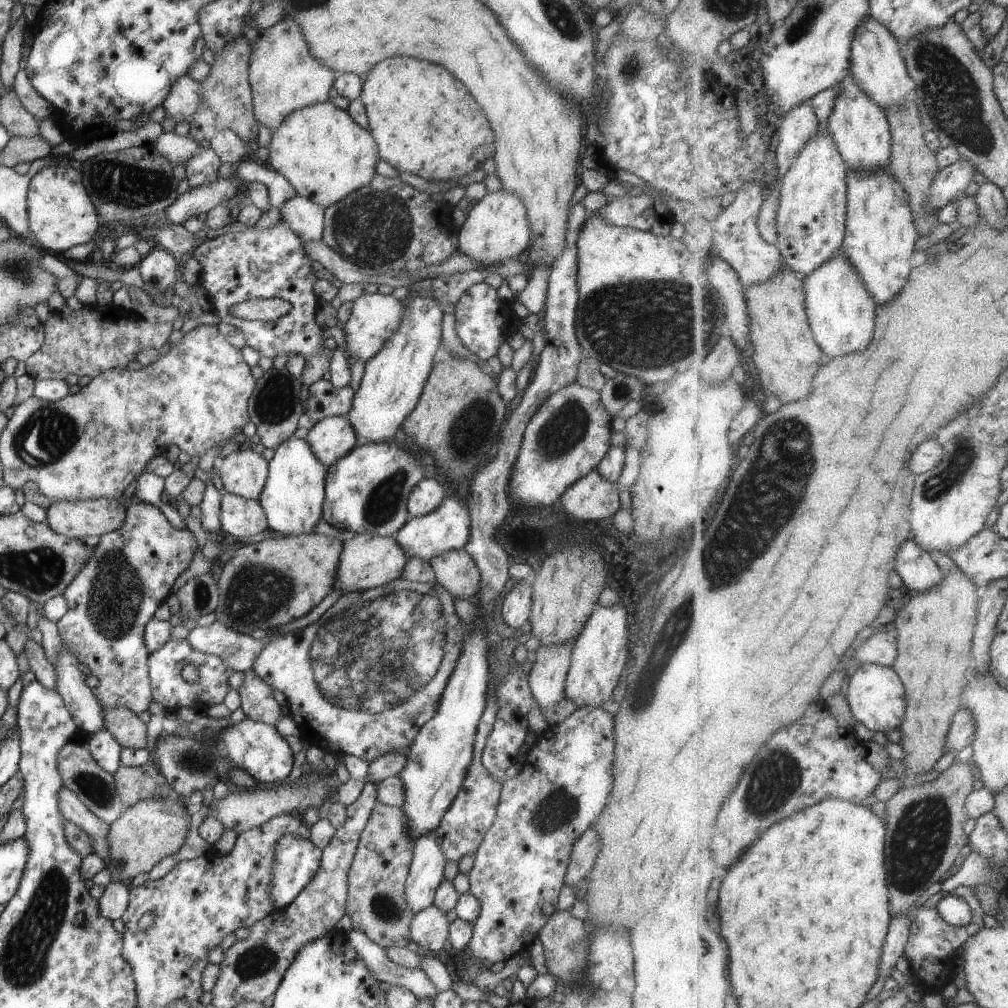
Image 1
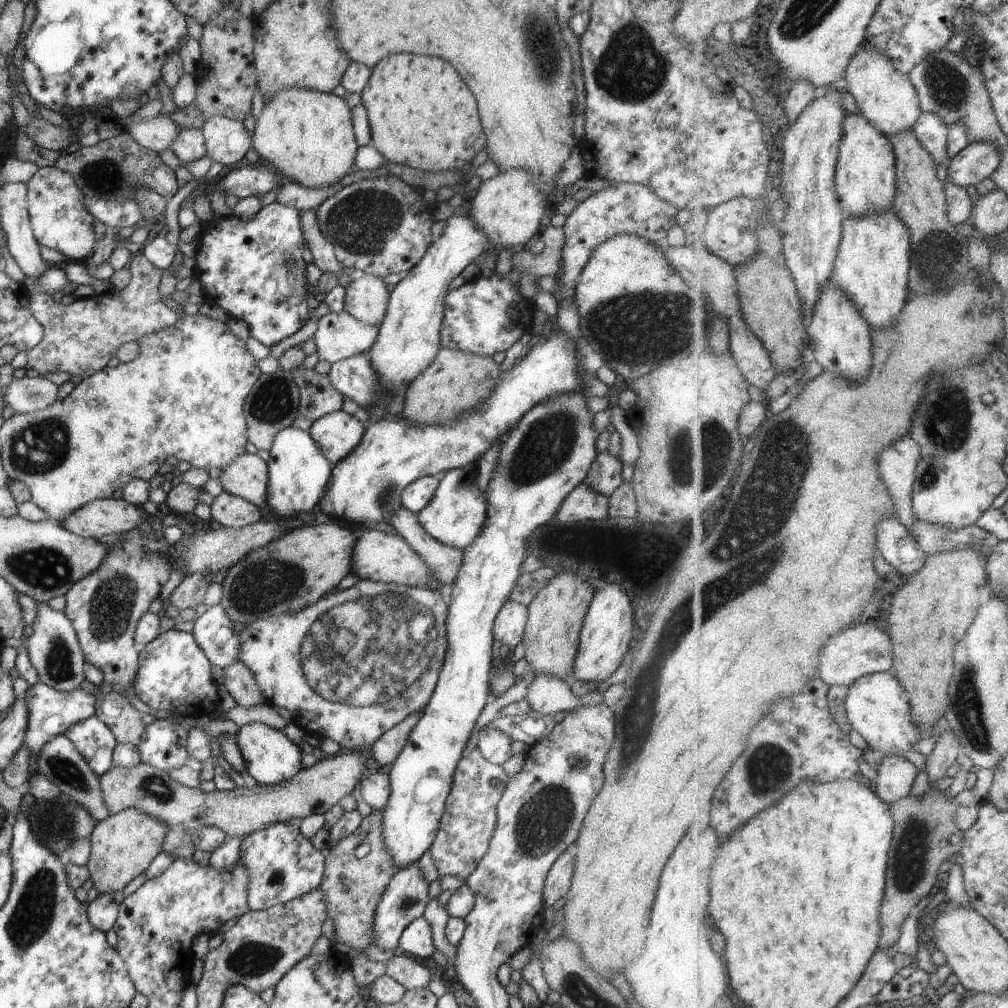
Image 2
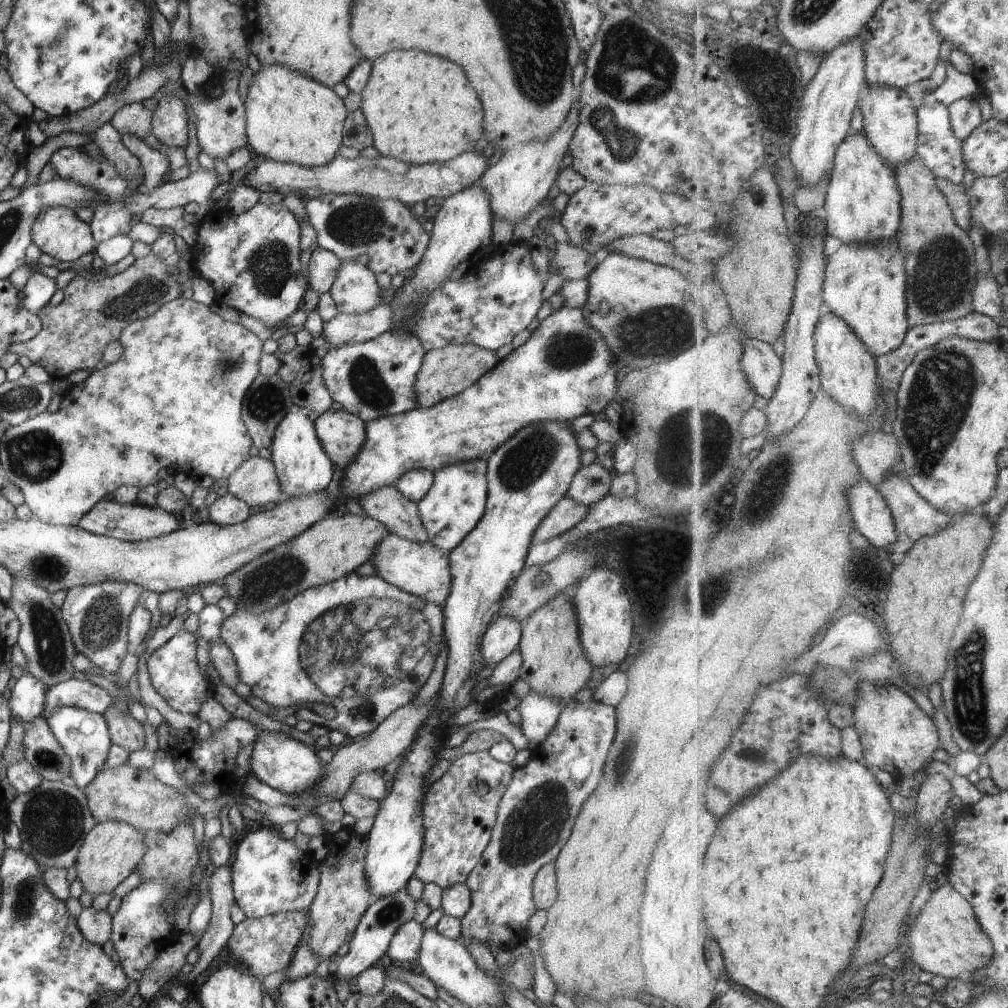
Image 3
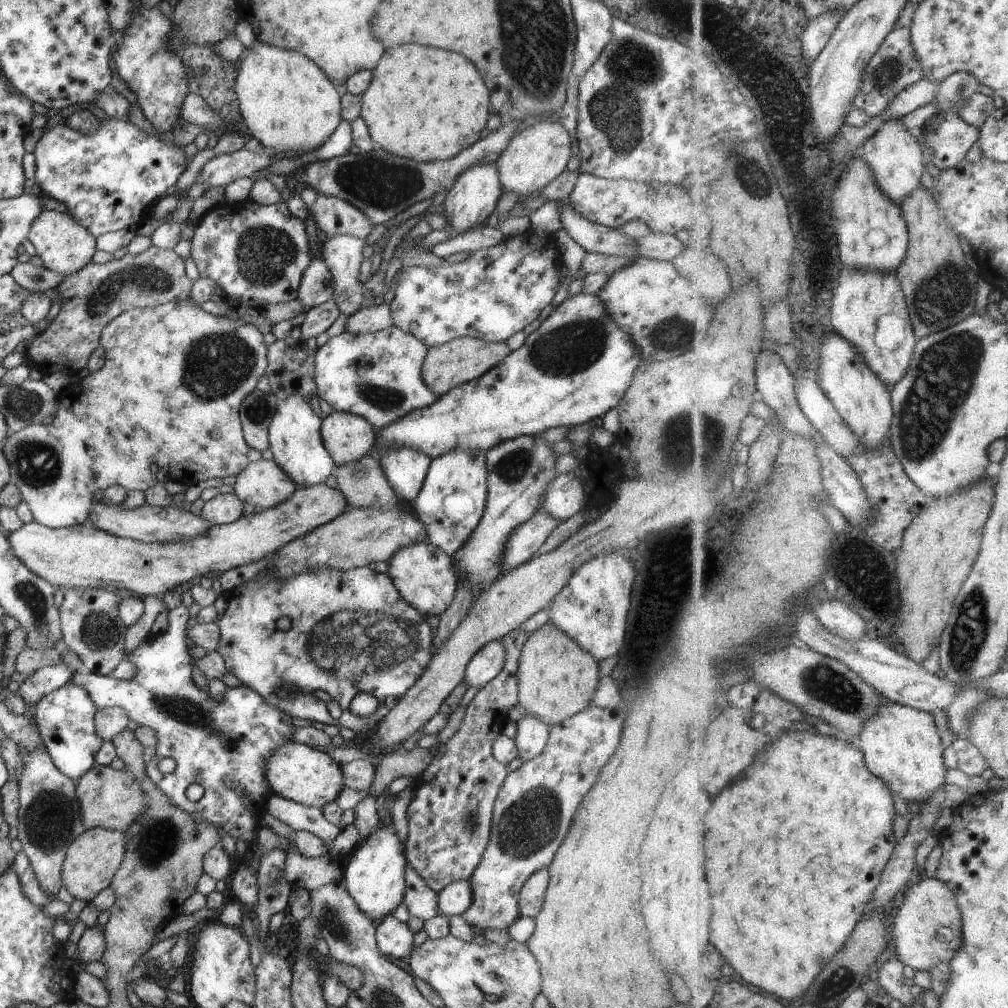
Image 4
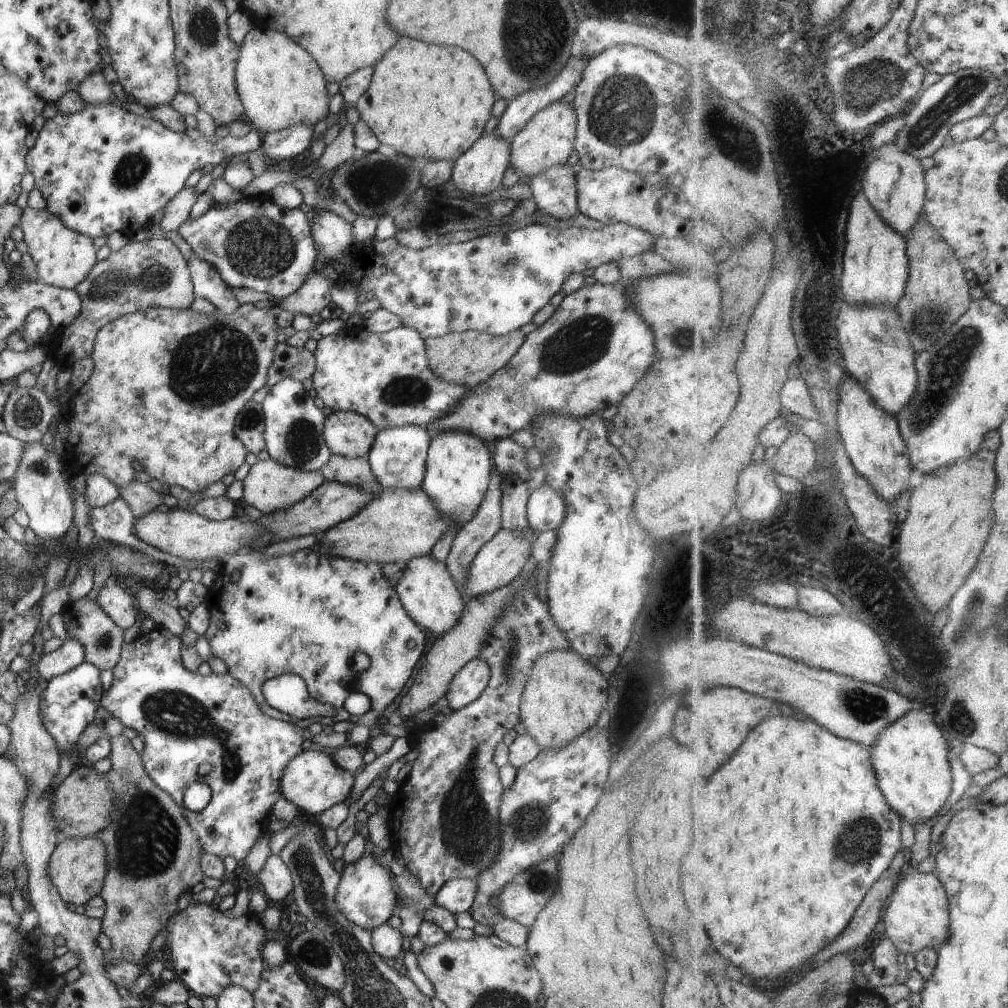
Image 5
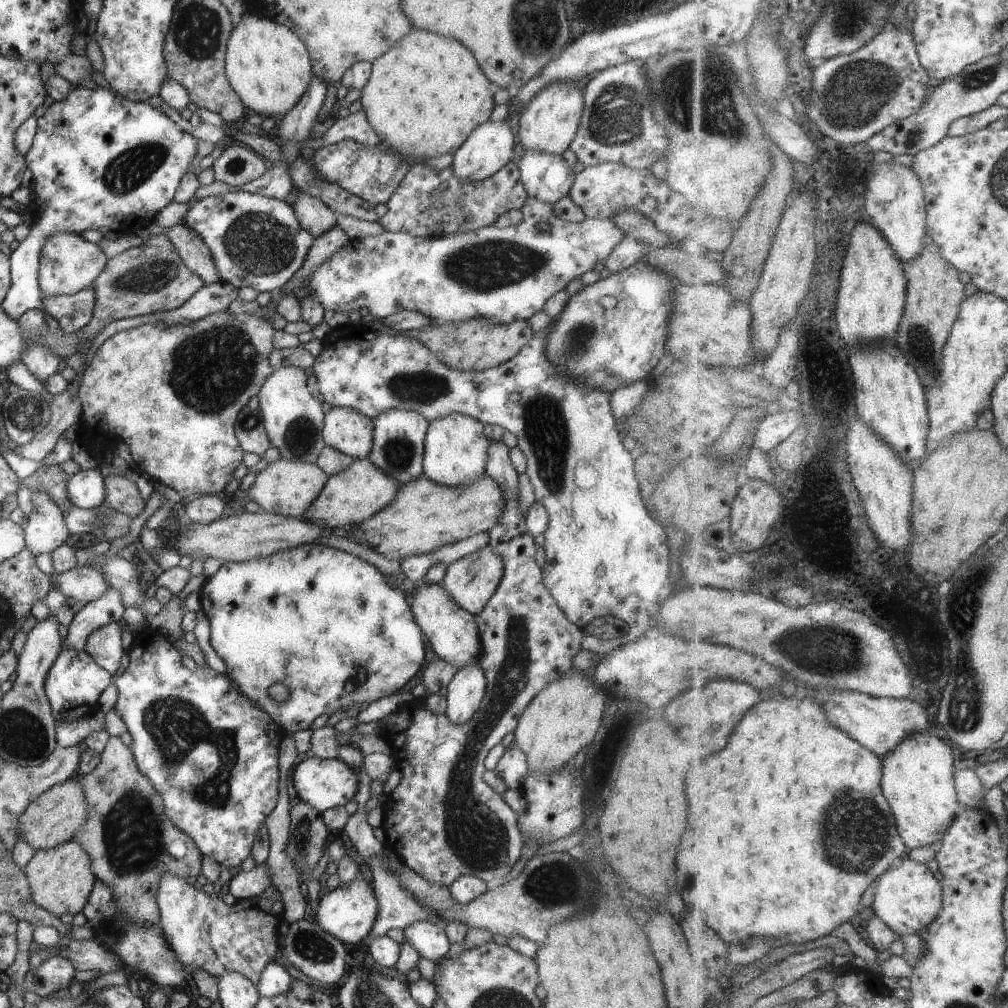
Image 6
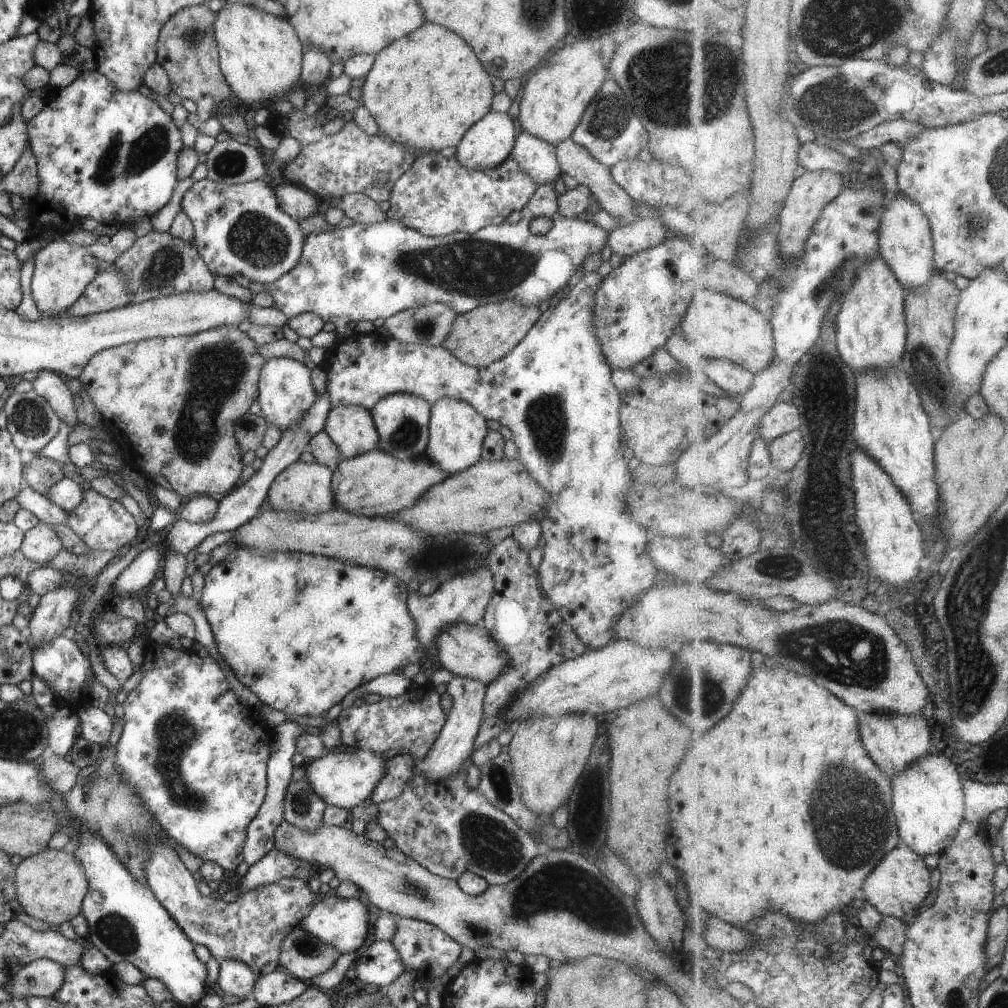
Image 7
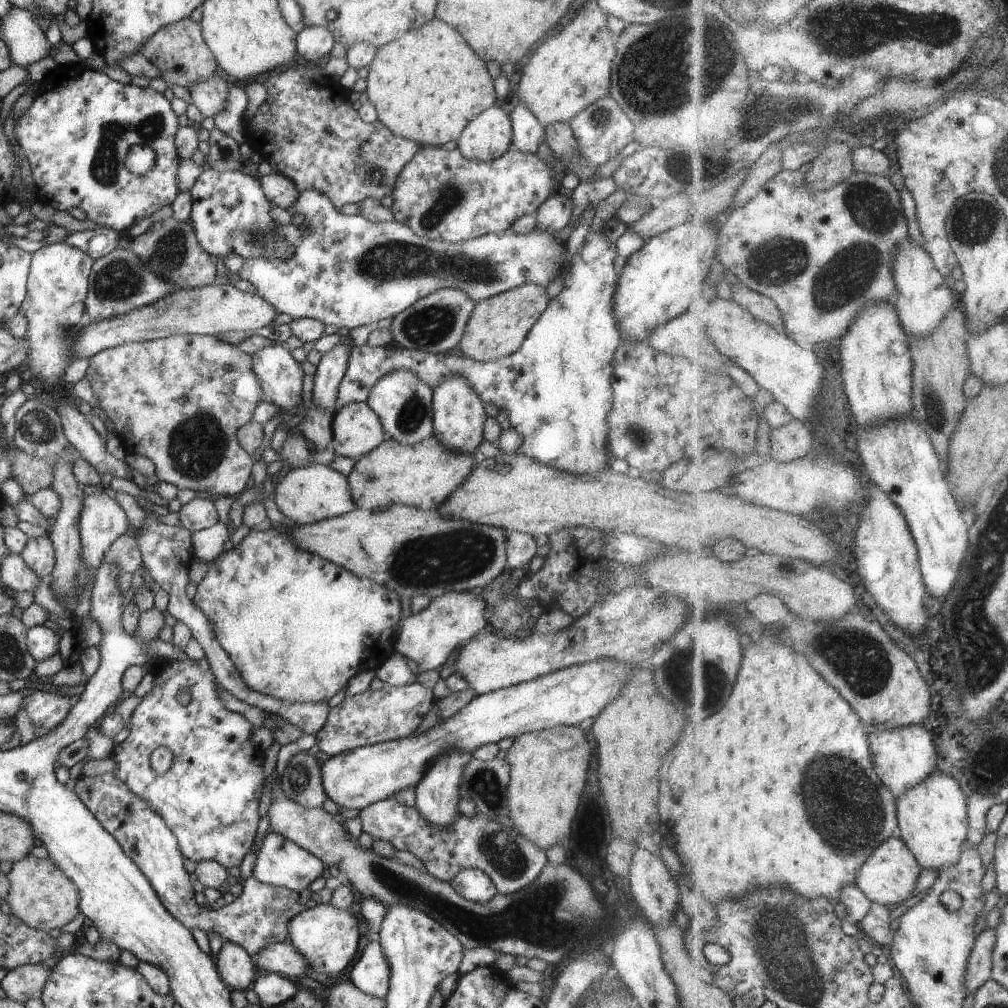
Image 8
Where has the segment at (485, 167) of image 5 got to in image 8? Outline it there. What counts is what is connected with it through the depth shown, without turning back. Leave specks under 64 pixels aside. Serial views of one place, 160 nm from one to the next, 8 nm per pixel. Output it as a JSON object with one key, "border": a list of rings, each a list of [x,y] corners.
{"border":[[[493,104],[463,128],[456,147],[466,159],[487,162],[499,158],[512,144],[512,126],[503,106]]]}

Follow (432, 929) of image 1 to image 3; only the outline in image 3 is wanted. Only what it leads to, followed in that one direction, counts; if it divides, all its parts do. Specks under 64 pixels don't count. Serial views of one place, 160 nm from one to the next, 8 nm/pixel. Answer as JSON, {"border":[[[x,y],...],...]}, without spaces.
{"border":[[[409,919],[393,933],[386,950],[388,961],[416,960],[419,954],[423,929],[420,923]]]}

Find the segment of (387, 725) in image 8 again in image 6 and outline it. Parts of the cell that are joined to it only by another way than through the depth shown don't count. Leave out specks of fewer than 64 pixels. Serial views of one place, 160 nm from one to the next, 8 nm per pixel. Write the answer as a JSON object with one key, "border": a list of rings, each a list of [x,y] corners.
{"border":[[[502,441],[500,442],[488,442],[487,446],[487,460],[485,460],[485,473],[488,476],[491,476],[499,488],[503,490],[503,510],[501,510],[501,518],[497,520],[497,524],[491,526],[491,530],[487,531],[486,534],[489,537],[489,548],[495,556],[499,556],[501,564],[503,566],[503,574],[501,574],[501,581],[495,590],[495,593],[489,598],[489,601],[485,604],[485,607],[474,616],[475,624],[477,624],[477,631],[479,634],[479,640],[481,640],[481,652],[479,652],[479,658],[477,658],[477,664],[480,667],[481,672],[485,676],[486,686],[484,688],[483,698],[479,704],[479,708],[475,710],[475,714],[471,716],[471,720],[467,720],[465,724],[451,724],[447,720],[444,714],[433,714],[431,711],[425,708],[423,704],[424,694],[416,692],[405,696],[405,699],[402,700],[399,706],[396,708],[396,711],[391,712],[377,720],[378,727],[376,732],[383,735],[383,737],[390,743],[392,748],[392,753],[394,755],[394,760],[396,763],[396,768],[401,772],[401,779],[399,784],[394,788],[393,792],[386,795],[386,800],[381,804],[381,812],[383,812],[383,820],[381,821],[380,828],[383,829],[385,835],[383,846],[386,849],[391,850],[391,852],[396,855],[405,866],[409,866],[415,874],[419,874],[421,878],[425,878],[427,882],[433,882],[433,884],[443,884],[443,886],[450,886],[453,883],[453,880],[459,875],[470,875],[483,880],[487,883],[490,880],[499,880],[504,878],[507,873],[511,870],[513,864],[517,862],[520,858],[520,848],[523,843],[523,836],[517,828],[517,815],[505,804],[503,798],[500,794],[497,794],[494,790],[489,788],[485,782],[483,782],[481,775],[485,771],[483,768],[483,760],[485,756],[489,753],[489,750],[500,744],[502,738],[513,732],[515,730],[519,718],[525,709],[525,706],[531,702],[531,698],[541,690],[545,688],[549,682],[557,680],[559,676],[565,676],[565,673],[568,673],[571,670],[571,662],[575,657],[575,654],[580,650],[581,645],[581,631],[575,627],[575,624],[572,624],[565,618],[563,612],[559,609],[559,606],[555,604],[555,600],[549,595],[549,592],[545,589],[543,584],[541,570],[535,564],[534,554],[535,554],[535,544],[533,543],[534,537],[531,534],[527,534],[525,530],[524,517],[519,514],[519,504],[518,500],[515,500],[515,494],[518,492],[518,474],[511,466],[511,462],[508,458],[508,449]]]}

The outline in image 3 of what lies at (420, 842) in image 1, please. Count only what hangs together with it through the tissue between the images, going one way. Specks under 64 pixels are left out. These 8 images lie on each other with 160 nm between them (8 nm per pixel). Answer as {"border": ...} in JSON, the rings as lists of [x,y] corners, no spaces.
{"border":[[[405,887],[397,892],[376,898],[365,909],[361,915],[352,937],[348,940],[348,951],[337,960],[337,968],[331,974],[333,980],[340,978],[351,983],[353,978],[377,960],[386,956],[386,950],[393,933],[403,924],[412,918],[415,901],[409,897]]]}

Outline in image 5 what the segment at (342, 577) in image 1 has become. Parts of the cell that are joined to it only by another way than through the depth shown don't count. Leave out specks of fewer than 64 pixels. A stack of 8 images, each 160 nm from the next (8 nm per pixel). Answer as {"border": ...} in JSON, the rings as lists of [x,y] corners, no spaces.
{"border":[[[430,553],[413,557],[405,564],[394,585],[400,603],[415,624],[439,636],[459,618],[464,607],[461,592],[451,578],[446,564],[436,561]]]}

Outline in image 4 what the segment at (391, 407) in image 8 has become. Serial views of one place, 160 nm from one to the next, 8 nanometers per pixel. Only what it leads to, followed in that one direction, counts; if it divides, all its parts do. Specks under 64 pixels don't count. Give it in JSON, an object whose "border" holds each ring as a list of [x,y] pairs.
{"border":[[[399,447],[382,453],[379,464],[390,489],[401,501],[411,504],[420,491],[430,460],[423,453]]]}

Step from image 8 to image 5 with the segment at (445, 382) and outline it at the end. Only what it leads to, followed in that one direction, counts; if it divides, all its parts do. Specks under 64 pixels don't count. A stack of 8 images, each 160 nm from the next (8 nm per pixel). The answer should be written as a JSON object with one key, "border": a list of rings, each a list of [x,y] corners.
{"border":[[[443,431],[430,440],[420,489],[431,500],[444,522],[449,524],[448,529],[430,548],[429,553],[436,561],[444,563],[454,536],[477,512],[490,482],[493,464],[489,457],[485,443],[461,431]]]}

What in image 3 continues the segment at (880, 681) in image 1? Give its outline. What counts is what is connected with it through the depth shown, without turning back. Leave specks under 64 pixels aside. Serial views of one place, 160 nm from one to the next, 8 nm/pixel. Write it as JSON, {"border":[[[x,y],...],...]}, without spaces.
{"border":[[[860,681],[858,684],[858,702],[853,712],[855,723],[853,724],[863,748],[863,761],[872,769],[881,769],[892,776],[912,775],[923,773],[923,767],[934,760],[934,752],[940,748],[937,726],[917,704],[915,700],[892,684],[884,684],[880,687],[871,685],[869,681]]]}

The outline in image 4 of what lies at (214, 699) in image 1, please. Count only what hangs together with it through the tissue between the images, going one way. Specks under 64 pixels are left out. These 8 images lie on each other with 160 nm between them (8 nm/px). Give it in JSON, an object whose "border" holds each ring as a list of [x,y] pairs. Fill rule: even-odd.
{"border":[[[183,605],[167,610],[168,628],[162,633],[150,635],[124,658],[135,665],[135,677],[131,682],[116,680],[107,675],[73,672],[67,683],[82,688],[98,708],[120,706],[127,718],[137,725],[149,726],[156,732],[155,754],[147,762],[146,775],[165,796],[181,810],[193,814],[198,820],[205,820],[216,826],[218,837],[229,834],[237,840],[242,838],[245,844],[255,837],[259,815],[265,810],[267,796],[272,794],[264,775],[266,758],[280,744],[291,740],[294,724],[292,718],[282,710],[267,704],[256,692],[245,685],[227,687],[221,702],[211,702],[208,692],[197,688],[192,679],[192,664],[188,656],[186,642],[186,622],[189,618]],[[169,757],[174,760],[172,772],[159,773],[157,762]],[[195,782],[204,789],[203,796],[197,802],[189,802],[185,797],[187,785]]]}

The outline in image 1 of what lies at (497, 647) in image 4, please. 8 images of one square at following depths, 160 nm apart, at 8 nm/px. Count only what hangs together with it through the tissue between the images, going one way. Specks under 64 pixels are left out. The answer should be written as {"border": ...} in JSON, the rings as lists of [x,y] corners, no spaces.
{"border":[[[529,580],[514,584],[503,596],[501,602],[501,618],[503,622],[519,633],[519,628],[528,620],[532,603],[532,586]]]}

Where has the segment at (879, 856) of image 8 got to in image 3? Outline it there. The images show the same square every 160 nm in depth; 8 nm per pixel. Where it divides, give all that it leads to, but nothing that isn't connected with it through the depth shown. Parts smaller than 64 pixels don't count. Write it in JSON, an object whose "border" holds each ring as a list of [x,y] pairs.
{"border":[[[949,882],[931,883],[931,889],[931,896],[908,937],[911,960],[922,970],[951,980],[965,978],[988,967],[995,956],[994,944],[979,924],[973,905]]]}

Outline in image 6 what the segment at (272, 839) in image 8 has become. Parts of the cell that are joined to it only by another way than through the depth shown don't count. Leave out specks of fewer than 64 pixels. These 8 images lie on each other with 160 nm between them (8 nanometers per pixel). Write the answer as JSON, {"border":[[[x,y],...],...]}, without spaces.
{"border":[[[265,862],[256,863],[253,868],[242,871],[224,886],[224,891],[230,894],[235,901],[245,900],[253,896],[260,896],[263,890],[271,886],[269,870]]]}

